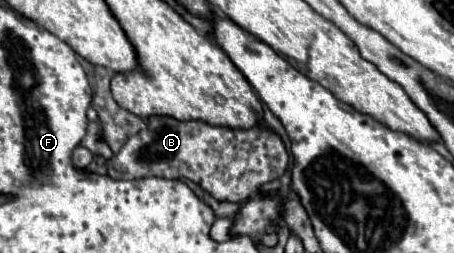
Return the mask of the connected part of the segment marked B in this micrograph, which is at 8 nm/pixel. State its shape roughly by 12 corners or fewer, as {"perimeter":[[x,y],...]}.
{"perimeter":[[154,116],[108,176],[188,178],[242,202],[280,178],[266,128]]}

